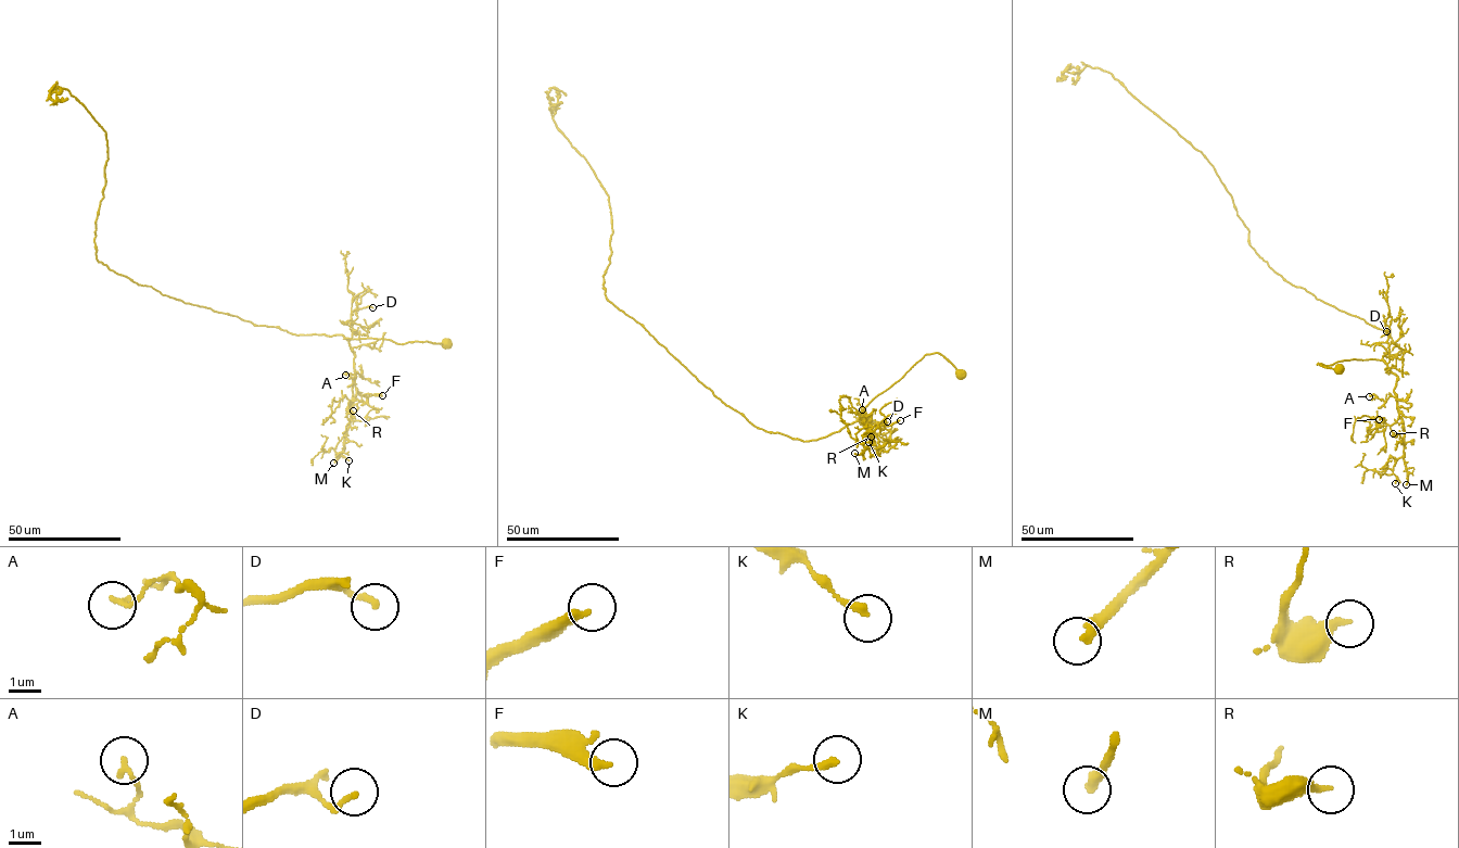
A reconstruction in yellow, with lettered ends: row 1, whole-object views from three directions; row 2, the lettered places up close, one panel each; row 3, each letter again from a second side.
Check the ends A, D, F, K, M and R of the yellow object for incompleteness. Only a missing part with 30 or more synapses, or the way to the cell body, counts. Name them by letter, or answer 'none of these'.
M

